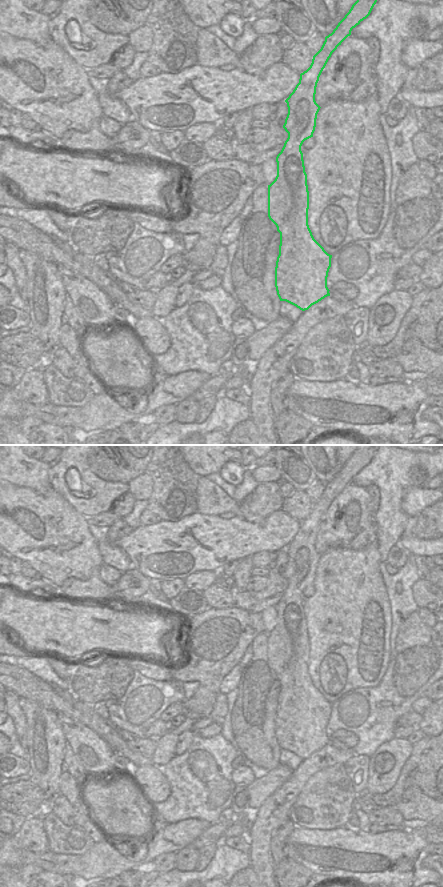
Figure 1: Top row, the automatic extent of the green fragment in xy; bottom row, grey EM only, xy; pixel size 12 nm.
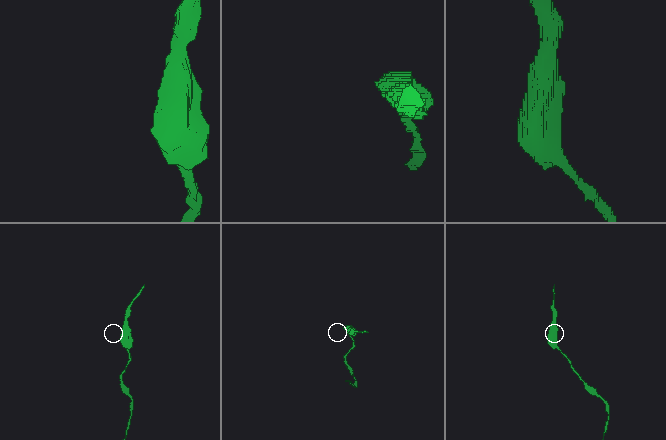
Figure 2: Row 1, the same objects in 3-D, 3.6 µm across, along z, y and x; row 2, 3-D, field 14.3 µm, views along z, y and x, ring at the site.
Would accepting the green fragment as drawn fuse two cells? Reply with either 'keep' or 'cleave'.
keep

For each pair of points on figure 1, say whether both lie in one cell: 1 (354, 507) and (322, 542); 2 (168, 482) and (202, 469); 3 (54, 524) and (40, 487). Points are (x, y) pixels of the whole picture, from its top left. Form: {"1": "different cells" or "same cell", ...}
{"1": "same cell", "2": "different cells", "3": "different cells"}

